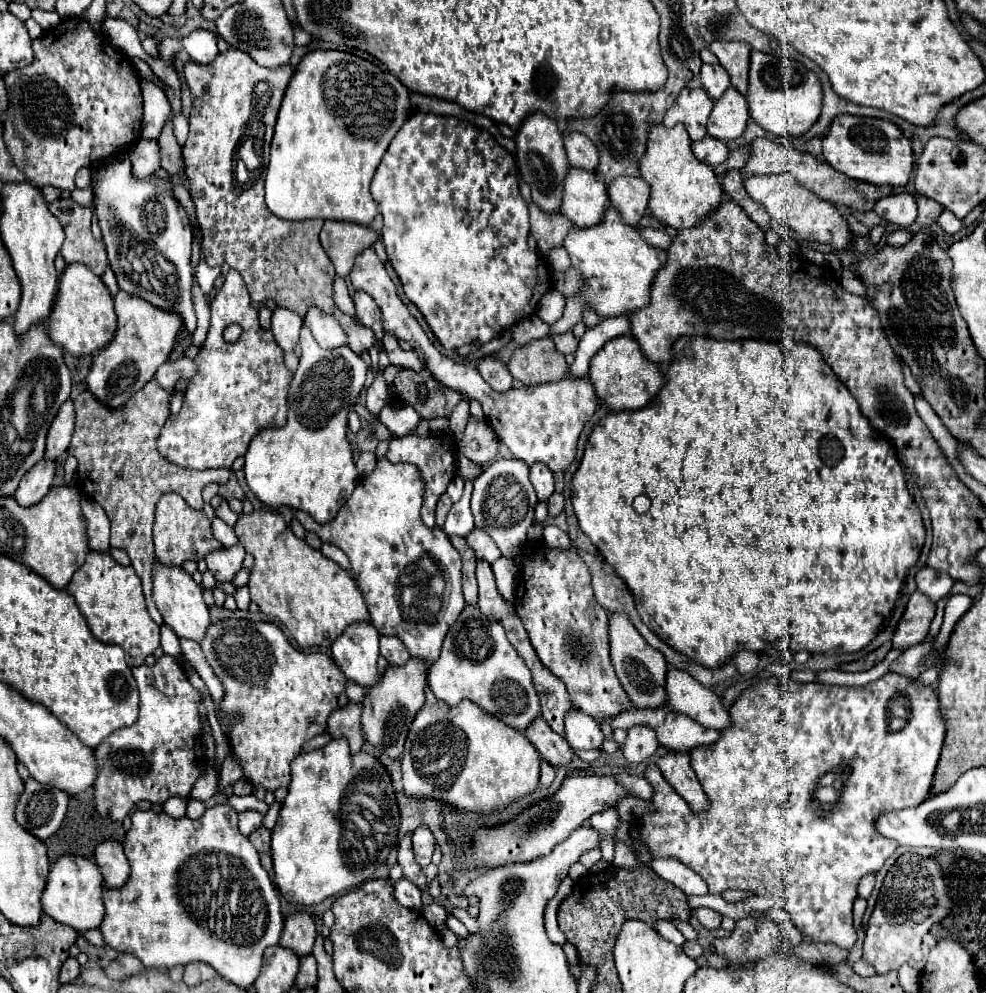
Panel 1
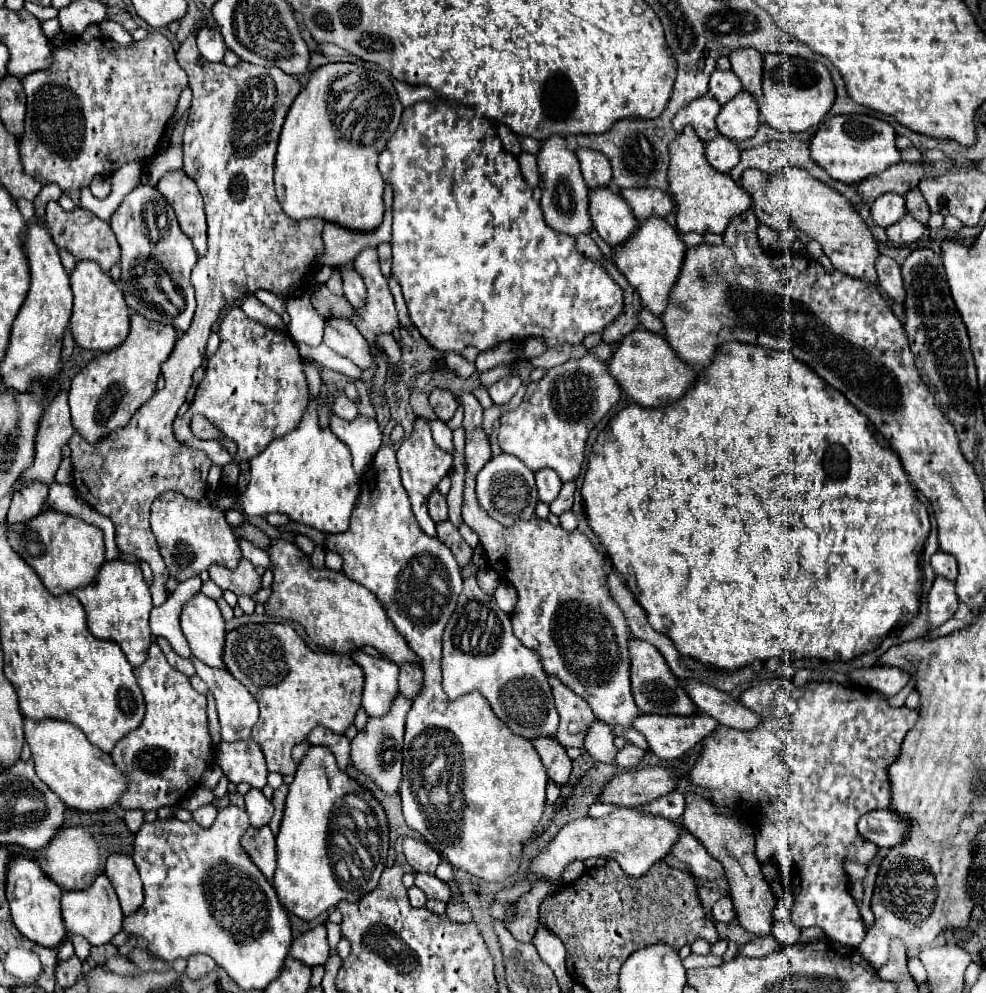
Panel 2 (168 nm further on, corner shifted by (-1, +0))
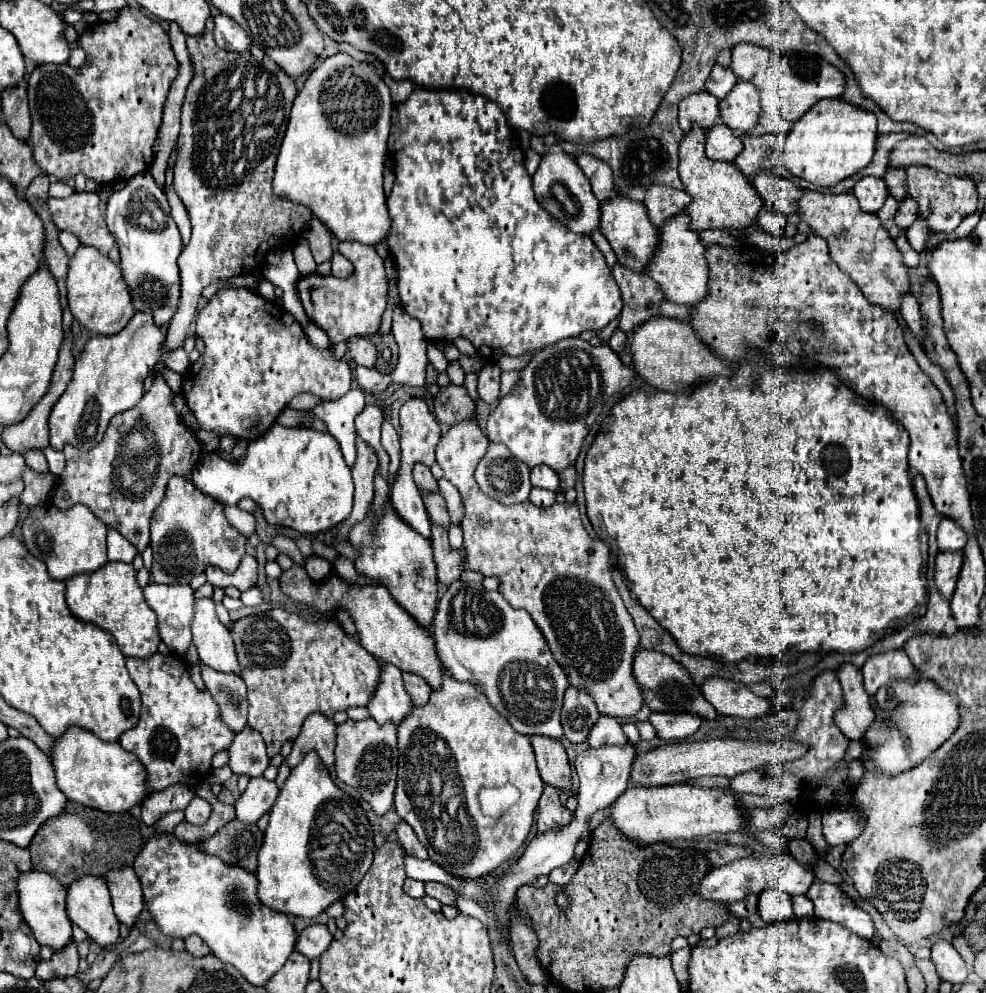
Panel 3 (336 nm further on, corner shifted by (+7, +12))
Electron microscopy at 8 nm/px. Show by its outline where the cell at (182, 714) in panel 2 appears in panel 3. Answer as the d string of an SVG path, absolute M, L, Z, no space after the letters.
M154 653L148 659L126 659L126 667L128 667L132 681L140 689L142 711L140 711L138 725L128 729L126 733L122 733L118 743L128 753L134 753L140 759L140 763L144 765L148 795L162 791L162 789L176 785L176 783L198 785L208 775L210 761L212 761L214 753L226 749L230 745L230 741L234 739L234 731L226 729L226 725L220 719L220 711L218 711L216 701L212 699L212 695L208 691L198 691L190 679L190 673L176 667L174 661L162 653Z

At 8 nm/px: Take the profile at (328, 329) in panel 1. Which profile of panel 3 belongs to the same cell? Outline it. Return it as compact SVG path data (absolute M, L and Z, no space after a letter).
M350 337L344 341L346 347L348 347L348 355L352 357L352 361L356 365L362 365L362 367L374 367L376 363L376 347L374 343L370 343L366 337Z

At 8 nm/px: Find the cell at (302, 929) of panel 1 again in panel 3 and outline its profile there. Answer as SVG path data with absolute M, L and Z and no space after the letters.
M314 923L304 931L300 931L296 939L296 951L306 955L308 959L318 959L328 949L330 941L332 941L332 935L328 927L322 923Z

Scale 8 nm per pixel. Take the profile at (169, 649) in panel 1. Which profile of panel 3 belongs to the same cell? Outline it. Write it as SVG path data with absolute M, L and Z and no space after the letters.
M158 585L144 587L146 603L156 613L160 639L173 652L182 655L192 642L190 621L194 605L194 589L190 585Z

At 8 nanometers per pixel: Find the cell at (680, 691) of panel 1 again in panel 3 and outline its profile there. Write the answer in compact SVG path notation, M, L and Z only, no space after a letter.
M708 677L708 681L702 683L700 689L704 699L720 715L754 719L762 717L770 709L770 703L764 697L758 697L756 693L752 693L750 687L742 683L734 683L720 677Z

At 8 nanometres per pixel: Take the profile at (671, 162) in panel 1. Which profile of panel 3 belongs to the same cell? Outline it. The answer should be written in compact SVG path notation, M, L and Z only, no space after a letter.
M692 125L690 133L680 141L680 179L684 183L684 191L690 193L692 203L684 209L690 217L690 229L722 229L734 227L744 229L754 221L758 211L762 209L762 199L752 187L752 183L734 167L734 163L712 161L704 153L706 135L698 125Z

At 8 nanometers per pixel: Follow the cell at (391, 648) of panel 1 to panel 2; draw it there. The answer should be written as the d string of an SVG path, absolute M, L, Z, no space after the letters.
M402 665L400 667L400 695L406 699L414 699L424 685L422 669L416 665Z

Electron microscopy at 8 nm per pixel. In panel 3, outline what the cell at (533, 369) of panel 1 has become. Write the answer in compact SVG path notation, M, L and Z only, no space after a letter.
M452 361L452 363L448 365L446 373L448 373L448 377L450 377L450 381L452 381L454 385L462 385L462 383L464 383L464 369L460 367L458 361Z

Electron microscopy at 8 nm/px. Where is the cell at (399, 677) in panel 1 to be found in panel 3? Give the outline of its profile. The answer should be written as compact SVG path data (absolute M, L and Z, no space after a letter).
M372 717L364 721L346 721L336 727L336 773L340 781L356 787L376 815L384 815L394 801L396 789L396 725L378 725Z

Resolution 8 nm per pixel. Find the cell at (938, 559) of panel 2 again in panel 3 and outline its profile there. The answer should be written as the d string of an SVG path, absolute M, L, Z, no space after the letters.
M942 519L936 533L936 543L940 551L960 551L966 545L966 533L950 519Z

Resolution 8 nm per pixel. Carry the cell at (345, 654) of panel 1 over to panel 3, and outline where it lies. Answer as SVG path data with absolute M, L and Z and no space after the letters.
M384 661L380 663L378 685L366 707L370 717L374 717L380 725L386 721L392 721L398 725L412 711L414 705L404 691L402 671L396 665L390 665Z

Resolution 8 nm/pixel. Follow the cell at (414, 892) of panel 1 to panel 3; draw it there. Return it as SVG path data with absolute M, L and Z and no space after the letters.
M406 879L404 881L404 891L410 895L410 897L424 897L424 883L422 881L416 881L416 879Z

